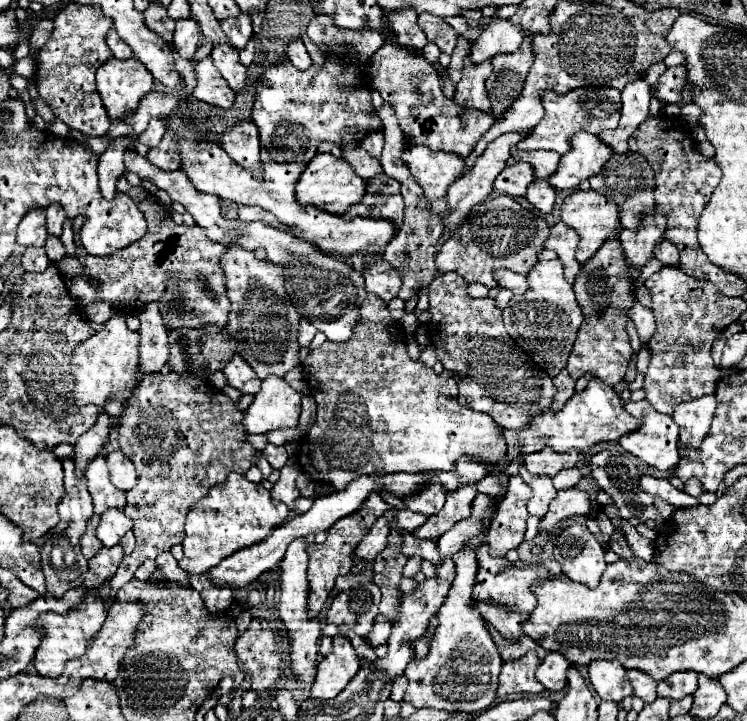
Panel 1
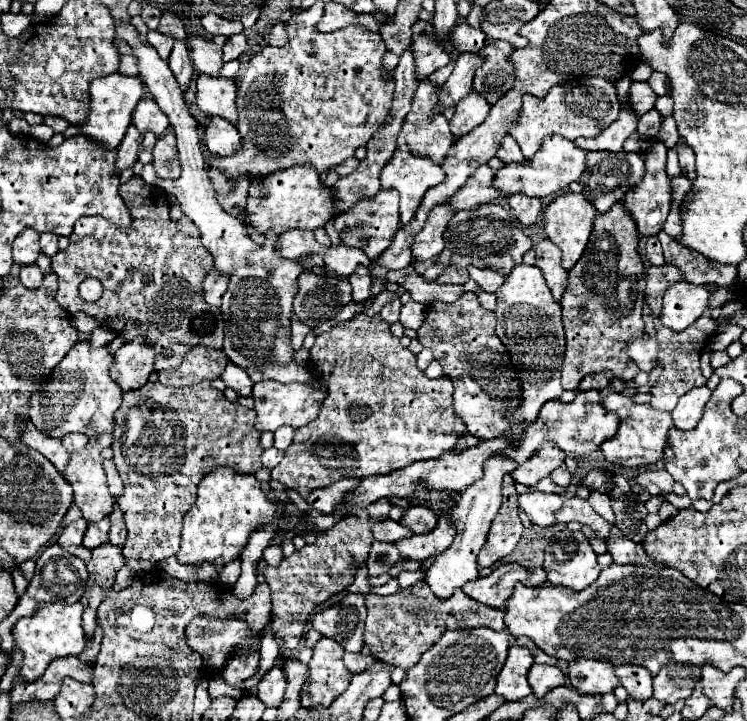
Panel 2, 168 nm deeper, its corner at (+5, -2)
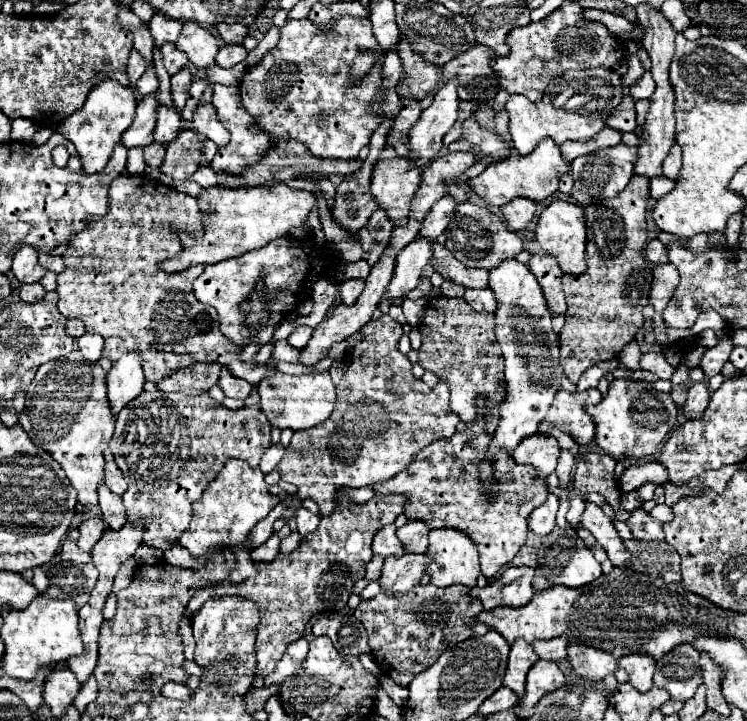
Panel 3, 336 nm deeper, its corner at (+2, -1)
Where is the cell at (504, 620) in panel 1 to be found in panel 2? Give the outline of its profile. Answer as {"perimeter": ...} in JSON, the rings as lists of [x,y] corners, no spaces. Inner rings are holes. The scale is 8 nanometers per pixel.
{"perimeter":[[[425,580],[415,582],[409,588],[401,588],[391,596],[365,596],[367,604],[367,620],[365,620],[365,644],[371,650],[371,656],[377,660],[409,670],[413,668],[423,652],[427,652],[445,630],[459,630],[459,628],[479,628],[487,626],[491,630],[503,630],[503,610],[489,608],[485,604],[475,602],[469,598],[461,588],[453,592],[451,598],[439,600],[431,592]]]}

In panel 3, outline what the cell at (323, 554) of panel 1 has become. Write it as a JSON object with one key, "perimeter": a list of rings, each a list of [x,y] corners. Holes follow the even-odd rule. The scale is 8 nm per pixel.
{"perimeter":[[[386,495],[372,497],[364,505],[356,503],[340,503],[334,507],[330,517],[322,517],[320,527],[302,537],[300,545],[288,557],[276,557],[270,563],[256,563],[258,575],[242,581],[240,585],[232,585],[228,581],[218,583],[214,587],[200,589],[188,603],[186,615],[192,617],[196,607],[206,603],[212,597],[212,589],[216,597],[222,595],[238,595],[254,601],[260,607],[260,623],[256,629],[256,677],[266,677],[274,671],[276,663],[286,653],[292,641],[298,641],[304,633],[306,623],[312,615],[322,611],[338,611],[344,609],[352,587],[358,579],[364,577],[366,565],[372,559],[372,537],[374,533],[394,523],[394,519],[402,513],[404,497],[402,495]]]}

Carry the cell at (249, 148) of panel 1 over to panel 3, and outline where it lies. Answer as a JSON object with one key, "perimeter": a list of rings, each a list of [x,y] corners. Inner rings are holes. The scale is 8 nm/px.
{"perimeter":[[[212,103],[206,105],[198,105],[194,109],[194,119],[190,123],[190,127],[200,133],[202,137],[208,137],[210,141],[214,141],[218,147],[226,145],[230,133],[224,129],[224,125],[216,119],[216,111],[212,107]]]}

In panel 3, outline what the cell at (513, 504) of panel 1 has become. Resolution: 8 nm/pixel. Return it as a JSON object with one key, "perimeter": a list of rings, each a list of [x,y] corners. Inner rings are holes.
{"perimeter":[[[478,397],[478,419],[474,423],[460,423],[454,437],[446,439],[446,441],[434,441],[432,445],[428,445],[426,449],[422,449],[416,455],[416,461],[404,469],[402,473],[394,475],[390,481],[378,481],[372,485],[376,495],[404,495],[406,497],[406,505],[404,505],[404,515],[408,519],[422,519],[426,521],[428,529],[442,529],[442,527],[454,527],[468,533],[474,543],[478,545],[480,551],[480,567],[482,567],[482,575],[492,579],[500,573],[500,569],[510,563],[514,559],[514,555],[518,553],[518,549],[524,545],[526,541],[526,533],[528,533],[528,515],[534,507],[538,507],[542,501],[546,501],[548,497],[548,489],[544,479],[534,479],[536,471],[532,465],[518,465],[512,461],[512,457],[508,457],[504,451],[500,455],[494,457],[494,477],[500,477],[494,481],[492,485],[492,493],[486,499],[486,495],[478,493],[474,489],[474,477],[478,473],[478,463],[488,455],[488,445],[492,441],[492,435],[498,427],[498,407],[488,409],[486,401],[482,397]]]}

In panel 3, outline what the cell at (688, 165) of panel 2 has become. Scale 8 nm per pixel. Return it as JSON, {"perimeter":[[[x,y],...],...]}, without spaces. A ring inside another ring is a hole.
{"perimeter":[[[655,177],[650,181],[650,196],[653,199],[659,199],[663,195],[669,193],[675,187],[675,182],[664,177]]]}

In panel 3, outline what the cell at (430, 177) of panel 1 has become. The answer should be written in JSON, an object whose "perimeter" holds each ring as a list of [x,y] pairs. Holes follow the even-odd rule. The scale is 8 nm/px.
{"perimeter":[[[408,157],[380,159],[372,173],[372,195],[378,205],[386,209],[394,225],[406,225],[410,215],[410,201],[422,181],[422,169],[414,169]]]}

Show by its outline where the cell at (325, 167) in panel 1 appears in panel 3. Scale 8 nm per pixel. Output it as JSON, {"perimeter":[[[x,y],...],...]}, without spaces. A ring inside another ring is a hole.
{"perimeter":[[[276,183],[274,187],[208,187],[202,189],[198,195],[198,207],[200,211],[216,211],[216,217],[204,225],[202,237],[192,237],[178,233],[184,245],[184,251],[176,255],[174,259],[166,261],[162,269],[166,273],[182,271],[190,265],[198,263],[218,263],[222,259],[244,255],[246,251],[260,249],[268,245],[270,241],[284,237],[294,227],[308,227],[308,215],[316,205],[316,197],[310,191],[294,189],[284,183]]]}

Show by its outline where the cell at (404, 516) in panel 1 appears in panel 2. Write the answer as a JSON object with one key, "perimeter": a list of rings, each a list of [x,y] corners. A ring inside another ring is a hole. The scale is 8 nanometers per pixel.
{"perimeter":[[[395,520],[377,522],[377,524],[371,528],[371,532],[373,532],[373,538],[375,538],[377,542],[391,542],[391,544],[395,544],[395,542],[401,540],[401,538],[411,536],[411,532],[409,532],[403,524],[395,522]]]}

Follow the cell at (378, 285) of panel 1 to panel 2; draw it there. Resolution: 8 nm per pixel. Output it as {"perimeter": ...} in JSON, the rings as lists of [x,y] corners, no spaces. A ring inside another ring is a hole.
{"perimeter":[[[359,266],[355,270],[357,274],[349,276],[349,282],[351,282],[351,302],[365,302],[369,298],[369,290],[371,290],[371,276],[369,276],[369,268],[365,266]]]}

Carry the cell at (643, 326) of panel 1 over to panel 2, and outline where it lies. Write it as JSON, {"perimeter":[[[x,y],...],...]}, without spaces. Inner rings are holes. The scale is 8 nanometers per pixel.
{"perimeter":[[[637,338],[629,344],[629,356],[643,372],[651,372],[657,366],[657,342],[655,338]]]}

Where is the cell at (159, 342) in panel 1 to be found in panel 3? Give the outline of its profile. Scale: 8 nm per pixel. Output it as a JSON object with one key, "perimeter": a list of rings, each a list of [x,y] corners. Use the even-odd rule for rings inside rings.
{"perimeter":[[[126,353],[120,357],[118,363],[112,365],[108,371],[108,399],[114,413],[118,413],[124,405],[128,405],[134,397],[144,391],[144,369],[142,369],[142,355],[140,353]]]}

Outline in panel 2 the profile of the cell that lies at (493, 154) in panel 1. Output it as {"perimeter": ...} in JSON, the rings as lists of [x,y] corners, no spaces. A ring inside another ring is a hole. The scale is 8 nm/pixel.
{"perimeter":[[[447,204],[435,206],[435,210],[429,214],[425,226],[415,234],[415,238],[411,242],[411,256],[415,262],[427,262],[445,248],[443,232],[445,232],[451,216],[453,216],[453,212]]]}

